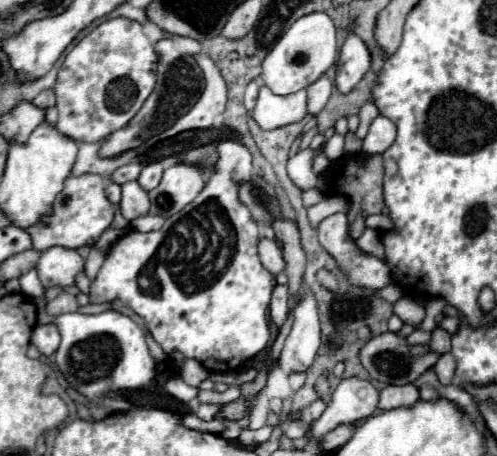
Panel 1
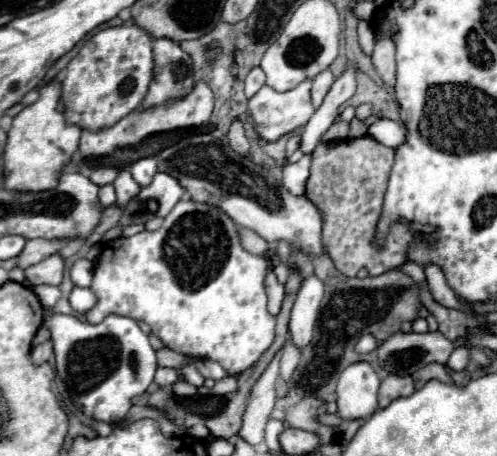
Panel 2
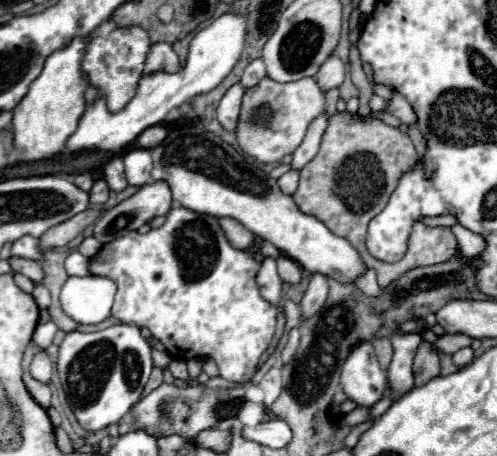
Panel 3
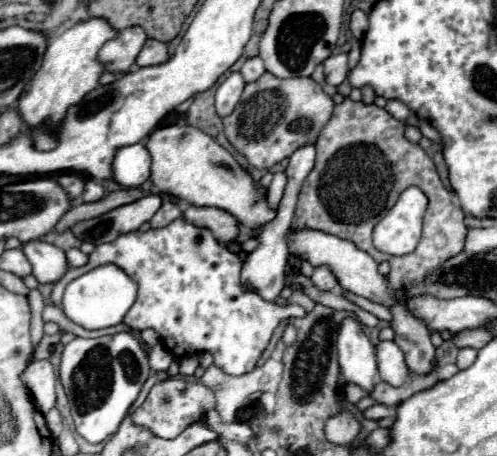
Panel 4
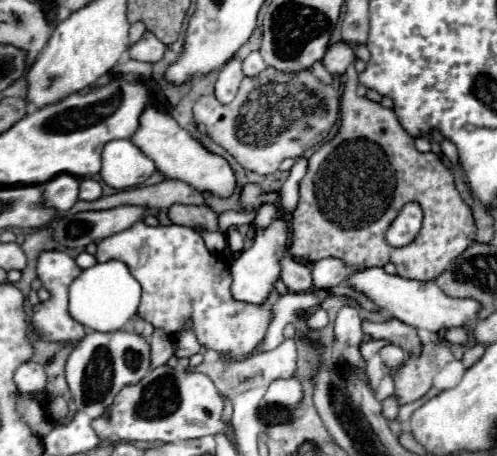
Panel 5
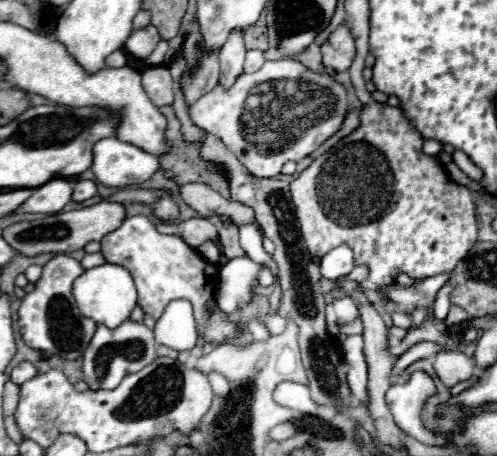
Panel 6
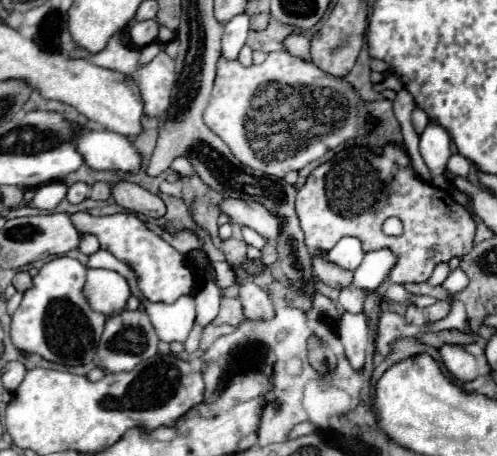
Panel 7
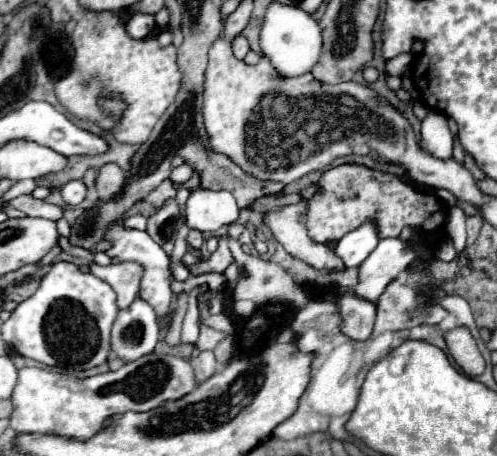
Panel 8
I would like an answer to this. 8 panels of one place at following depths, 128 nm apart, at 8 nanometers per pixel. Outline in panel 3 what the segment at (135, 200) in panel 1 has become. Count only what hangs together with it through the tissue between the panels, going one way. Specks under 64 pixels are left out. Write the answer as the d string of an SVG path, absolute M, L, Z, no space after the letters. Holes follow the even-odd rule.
M114 156L106 166L104 166L104 180L108 182L110 190L114 192L122 192L128 188L126 176L124 176L124 164L120 156Z

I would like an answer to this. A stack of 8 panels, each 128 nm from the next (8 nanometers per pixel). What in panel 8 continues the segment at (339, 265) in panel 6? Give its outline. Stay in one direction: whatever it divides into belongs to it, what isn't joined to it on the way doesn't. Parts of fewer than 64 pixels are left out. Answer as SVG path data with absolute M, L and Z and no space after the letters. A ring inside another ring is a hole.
M364 222L360 228L342 236L336 242L334 252L348 268L356 268L366 260L366 256L372 252L372 248L376 248L378 242L380 240L376 236L376 226L372 222Z

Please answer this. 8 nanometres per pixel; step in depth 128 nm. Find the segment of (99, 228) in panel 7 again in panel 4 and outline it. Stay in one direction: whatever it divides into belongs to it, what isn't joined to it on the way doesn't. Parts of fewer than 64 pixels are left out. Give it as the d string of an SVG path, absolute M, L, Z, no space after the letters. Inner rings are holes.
M182 216L172 220L164 228L156 228L156 230L150 228L148 232L138 232L138 230L126 232L126 234L120 234L114 242L96 246L96 250L88 256L86 266L70 268L63 278L54 284L51 292L52 302L57 306L61 304L65 287L74 280L73 278L94 270L96 266L106 266L106 264L114 264L122 268L138 284L138 298L124 316L126 326L136 328L136 330L146 330L146 328L156 330L162 338L162 344L176 358L212 352L214 364L230 376L242 376L256 368L280 320L288 316L296 316L296 314L306 316L306 310L296 304L278 306L276 302L268 302L252 290L244 290L240 282L240 272L242 272L244 262L240 260L240 256L230 252L226 246L222 246L208 228L200 228Z

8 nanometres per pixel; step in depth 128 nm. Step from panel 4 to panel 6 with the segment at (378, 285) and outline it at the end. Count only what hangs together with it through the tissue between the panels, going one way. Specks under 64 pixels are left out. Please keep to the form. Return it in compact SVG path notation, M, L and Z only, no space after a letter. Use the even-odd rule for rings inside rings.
M448 274L416 280L412 286L400 286L398 282L392 282L388 286L382 286L380 292L394 304L398 312L410 314L410 316L414 312L422 312L426 318L430 318L436 302L436 294L446 284L446 280L448 280Z

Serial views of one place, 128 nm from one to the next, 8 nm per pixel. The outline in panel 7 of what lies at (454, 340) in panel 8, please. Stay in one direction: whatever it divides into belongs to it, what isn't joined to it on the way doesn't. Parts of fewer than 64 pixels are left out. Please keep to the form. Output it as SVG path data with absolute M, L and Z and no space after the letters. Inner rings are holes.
M444 344L440 348L440 358L442 364L448 368L448 372L458 380L458 382L472 382L478 378L478 364L472 354L462 350L460 346L454 344Z

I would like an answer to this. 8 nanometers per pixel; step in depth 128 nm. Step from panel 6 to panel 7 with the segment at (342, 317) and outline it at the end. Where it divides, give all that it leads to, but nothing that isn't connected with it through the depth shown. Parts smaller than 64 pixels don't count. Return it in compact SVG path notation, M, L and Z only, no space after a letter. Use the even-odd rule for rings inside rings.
M352 284L352 286L348 286L348 288L344 288L344 290L340 292L338 308L340 308L342 312L352 312L352 314L356 314L356 312L362 312L362 302L364 302L362 290Z

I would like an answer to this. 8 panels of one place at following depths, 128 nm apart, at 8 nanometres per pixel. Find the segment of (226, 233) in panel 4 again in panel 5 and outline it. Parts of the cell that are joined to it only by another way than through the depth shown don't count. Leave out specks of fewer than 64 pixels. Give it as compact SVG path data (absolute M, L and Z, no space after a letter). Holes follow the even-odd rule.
M174 204L168 210L168 216L174 224L188 226L194 230L218 230L218 212L214 212L210 206L184 206Z

